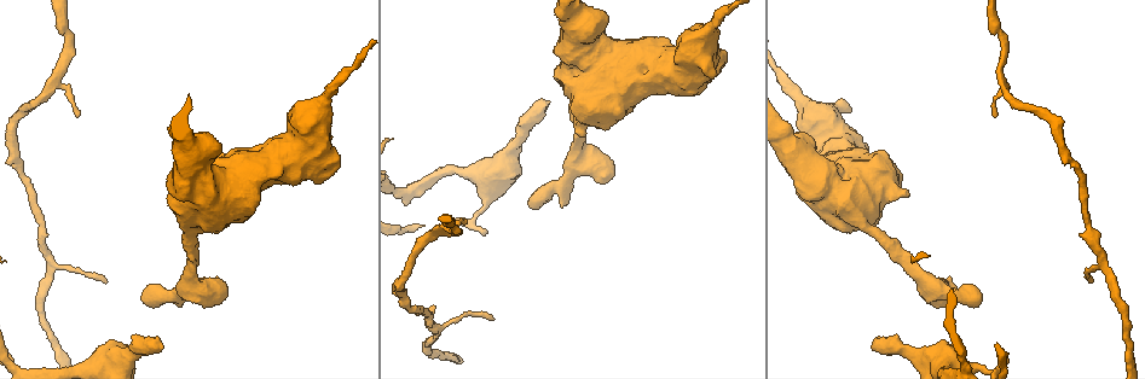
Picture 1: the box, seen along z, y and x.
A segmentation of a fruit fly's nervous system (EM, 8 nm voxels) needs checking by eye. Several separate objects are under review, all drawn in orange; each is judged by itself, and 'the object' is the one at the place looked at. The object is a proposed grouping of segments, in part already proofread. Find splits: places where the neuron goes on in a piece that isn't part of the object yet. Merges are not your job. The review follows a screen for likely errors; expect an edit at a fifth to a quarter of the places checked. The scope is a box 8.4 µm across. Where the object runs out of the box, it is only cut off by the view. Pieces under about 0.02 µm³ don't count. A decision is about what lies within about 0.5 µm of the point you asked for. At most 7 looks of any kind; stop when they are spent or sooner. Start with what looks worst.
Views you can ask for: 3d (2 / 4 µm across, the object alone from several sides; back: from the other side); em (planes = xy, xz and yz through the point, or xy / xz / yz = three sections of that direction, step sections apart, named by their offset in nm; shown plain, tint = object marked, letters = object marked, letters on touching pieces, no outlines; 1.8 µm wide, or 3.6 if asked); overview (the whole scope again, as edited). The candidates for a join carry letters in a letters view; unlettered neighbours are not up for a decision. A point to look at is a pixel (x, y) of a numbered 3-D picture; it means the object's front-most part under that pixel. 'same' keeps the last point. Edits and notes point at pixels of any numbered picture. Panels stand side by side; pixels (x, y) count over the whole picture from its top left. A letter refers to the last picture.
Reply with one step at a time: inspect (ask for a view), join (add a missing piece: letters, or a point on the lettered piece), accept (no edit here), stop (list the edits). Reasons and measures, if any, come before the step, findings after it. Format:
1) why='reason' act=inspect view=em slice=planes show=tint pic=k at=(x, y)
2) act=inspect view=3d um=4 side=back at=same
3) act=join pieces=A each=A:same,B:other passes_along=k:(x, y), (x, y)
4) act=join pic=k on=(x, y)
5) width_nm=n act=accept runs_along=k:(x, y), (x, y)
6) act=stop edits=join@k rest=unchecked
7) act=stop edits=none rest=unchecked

why='free end' act=inspect view=em slice=yz step=8 show=letters pic=1 at=(547, 104)

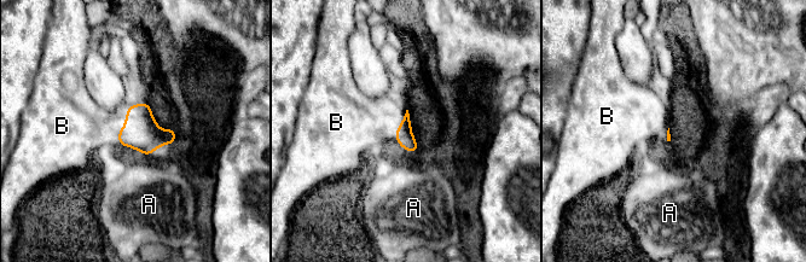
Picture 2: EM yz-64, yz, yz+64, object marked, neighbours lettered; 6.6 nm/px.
act=join pieces=B each=A:other,B:same found='it goes on there'

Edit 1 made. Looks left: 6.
why='free end' act=inspect view=em slice=planes show=plain pic=1 at=(175, 298)

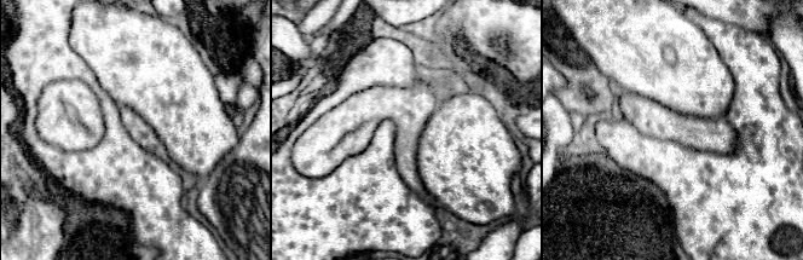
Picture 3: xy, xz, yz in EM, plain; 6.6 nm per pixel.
act=inspect view=em slice=planes show=letters at=same

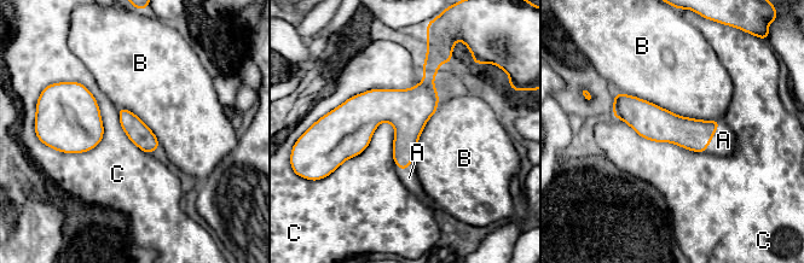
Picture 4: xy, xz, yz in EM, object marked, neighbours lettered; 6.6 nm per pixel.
act=join pieces=A each=A:same,B:other,C:other passes_along=4:(692, 134), (712, 135), (723, 140) found='it goes on there'

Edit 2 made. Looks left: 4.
act=stop edits=join@2,join@4 rest=unchecked

